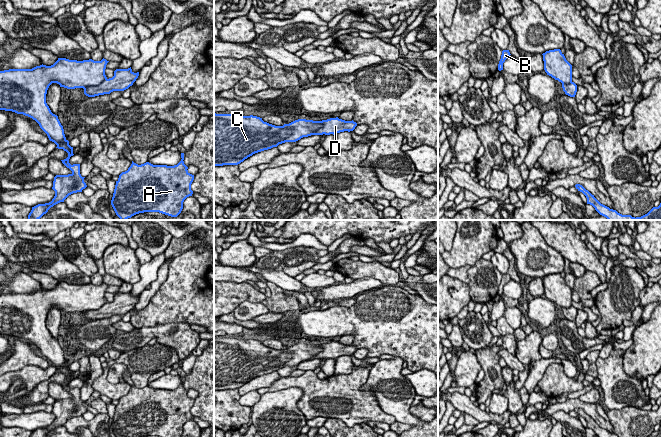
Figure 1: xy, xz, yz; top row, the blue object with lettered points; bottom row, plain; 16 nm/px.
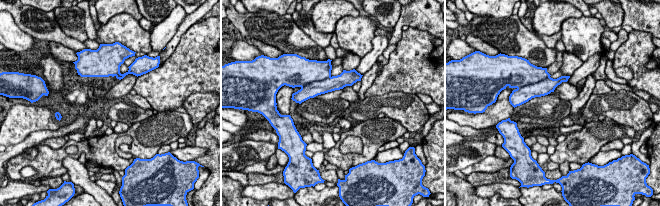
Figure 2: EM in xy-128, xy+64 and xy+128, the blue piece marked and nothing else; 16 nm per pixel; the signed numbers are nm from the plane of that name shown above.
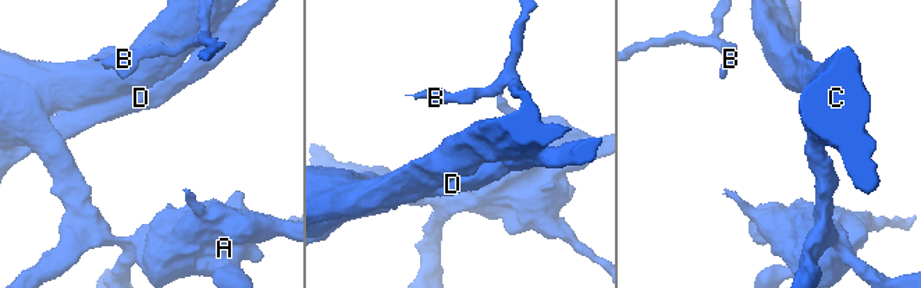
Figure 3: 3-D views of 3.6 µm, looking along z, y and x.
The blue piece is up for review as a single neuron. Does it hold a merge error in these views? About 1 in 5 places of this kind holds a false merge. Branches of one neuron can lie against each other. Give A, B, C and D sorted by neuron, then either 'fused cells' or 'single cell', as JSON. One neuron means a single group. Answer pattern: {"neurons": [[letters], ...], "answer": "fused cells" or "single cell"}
{"neurons": [["A", "B", "C", "D"]], "answer": "single cell"}

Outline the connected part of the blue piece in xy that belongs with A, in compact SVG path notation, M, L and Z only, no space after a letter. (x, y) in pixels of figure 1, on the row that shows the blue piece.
M181 153L181 158L174 166L153 165L149 162L138 165L132 161L128 170L119 175L111 200L120 220L144 212L159 212L171 217L177 217L181 213L184 200L193 194L191 184L194 180L194 175L188 172L188 167L184 164L184 153Z

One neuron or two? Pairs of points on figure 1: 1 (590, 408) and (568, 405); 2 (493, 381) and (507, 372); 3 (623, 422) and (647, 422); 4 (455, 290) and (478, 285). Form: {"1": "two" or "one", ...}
{"1": "one", "2": "two", "3": "one", "4": "two"}

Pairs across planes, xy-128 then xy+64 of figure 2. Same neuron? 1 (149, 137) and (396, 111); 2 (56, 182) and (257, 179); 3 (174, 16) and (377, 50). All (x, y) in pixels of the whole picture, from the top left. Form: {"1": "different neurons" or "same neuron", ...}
{"1": "different neurons", "2": "same neuron", "3": "same neuron"}

